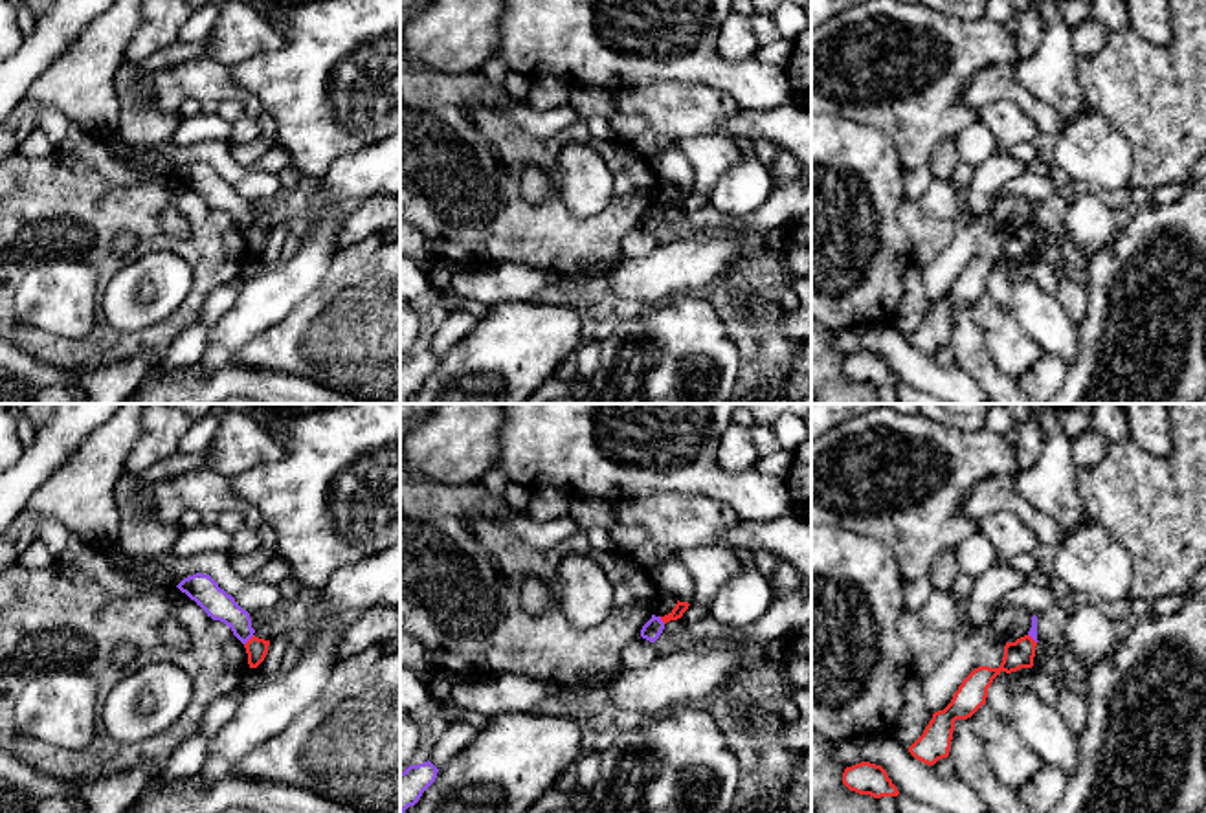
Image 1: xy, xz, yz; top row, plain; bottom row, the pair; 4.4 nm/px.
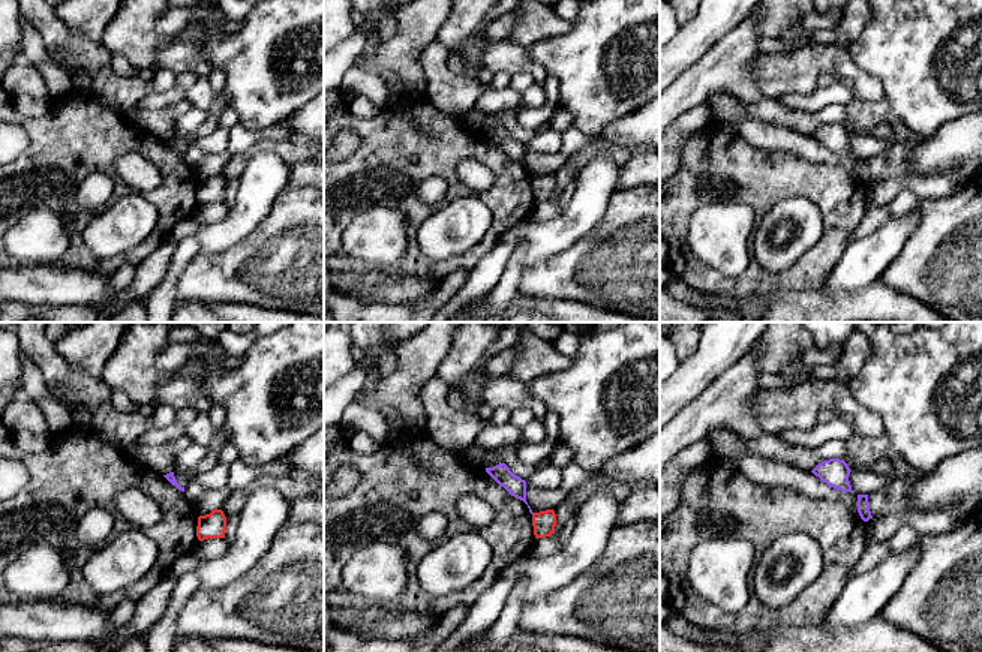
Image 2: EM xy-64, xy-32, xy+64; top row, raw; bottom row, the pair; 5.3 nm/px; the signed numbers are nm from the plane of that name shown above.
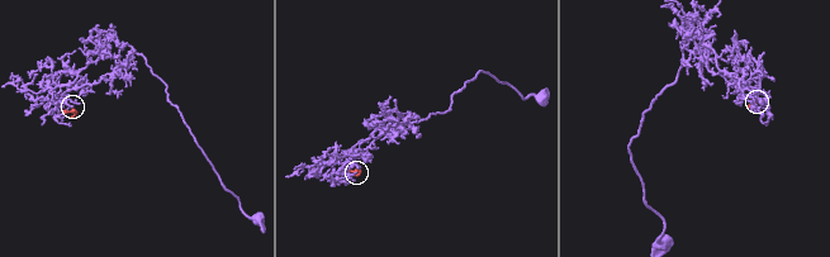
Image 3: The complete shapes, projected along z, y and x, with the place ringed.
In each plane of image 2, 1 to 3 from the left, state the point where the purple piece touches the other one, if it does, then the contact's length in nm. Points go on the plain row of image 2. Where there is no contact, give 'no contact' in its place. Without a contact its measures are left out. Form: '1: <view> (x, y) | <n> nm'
1: no contact
2: no contact
3: no contact

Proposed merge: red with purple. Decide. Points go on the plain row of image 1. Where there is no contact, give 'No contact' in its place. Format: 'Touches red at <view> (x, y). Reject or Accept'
Touches red at xy (248, 230). Reject

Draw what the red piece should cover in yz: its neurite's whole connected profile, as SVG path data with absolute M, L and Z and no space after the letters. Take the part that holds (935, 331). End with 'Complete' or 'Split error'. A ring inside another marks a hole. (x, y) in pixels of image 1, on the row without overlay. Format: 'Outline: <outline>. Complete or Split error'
Outline: M1024 224L1015 231L1006 231L1004 246L999 257L978 255L958 275L951 292L932 303L923 323L909 336L909 341L927 352L934 354L938 349L949 345L955 310L971 306L982 294L986 294L988 277L1000 262L1011 262L1021 257L1032 257L1037 231Z. Complete

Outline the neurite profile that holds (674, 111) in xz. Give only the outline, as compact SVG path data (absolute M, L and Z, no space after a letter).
M661 83L615 92L619 114L648 119L661 141L720 134L718 127L740 112L736 101L716 88Z

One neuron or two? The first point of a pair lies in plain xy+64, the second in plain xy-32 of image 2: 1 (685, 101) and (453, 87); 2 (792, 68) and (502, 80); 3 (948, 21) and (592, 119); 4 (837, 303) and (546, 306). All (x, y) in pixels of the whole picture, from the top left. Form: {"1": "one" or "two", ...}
{"1": "two", "2": "two", "3": "one", "4": "one"}

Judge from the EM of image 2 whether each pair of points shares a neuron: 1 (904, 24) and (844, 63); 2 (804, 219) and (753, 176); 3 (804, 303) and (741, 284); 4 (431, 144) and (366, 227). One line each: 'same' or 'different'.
1: different
2: different
3: different
4: different

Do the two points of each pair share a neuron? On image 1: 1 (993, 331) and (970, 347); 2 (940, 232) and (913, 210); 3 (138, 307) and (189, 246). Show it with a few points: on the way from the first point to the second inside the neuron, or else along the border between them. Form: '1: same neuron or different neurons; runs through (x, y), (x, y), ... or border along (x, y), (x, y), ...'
1: different neurons; border along (970, 307), (992, 364), (1004, 375)
2: same neuron; runs through (933, 232), (918, 217)
3: different neurons; border along (138, 257), (180, 256), (191, 270), (188, 296)

